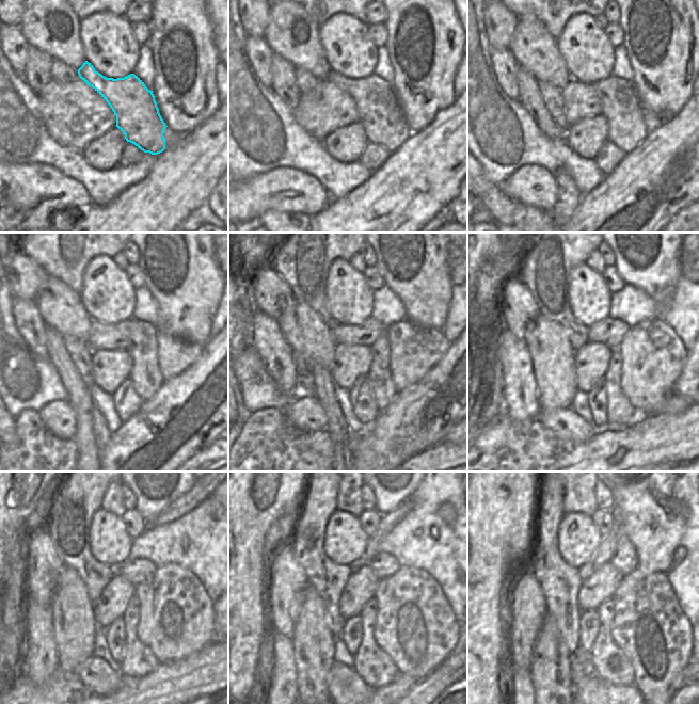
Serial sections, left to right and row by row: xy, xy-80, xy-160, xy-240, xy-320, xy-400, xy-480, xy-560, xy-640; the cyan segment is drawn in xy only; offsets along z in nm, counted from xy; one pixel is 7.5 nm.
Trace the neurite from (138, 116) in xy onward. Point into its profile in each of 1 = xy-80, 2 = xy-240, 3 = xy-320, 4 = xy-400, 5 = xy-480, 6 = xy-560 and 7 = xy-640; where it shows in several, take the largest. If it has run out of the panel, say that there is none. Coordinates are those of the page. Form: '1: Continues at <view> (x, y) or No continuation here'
1: Continues at xy-80 (379, 112)
2: Continues at xy-240 (145, 376)
3: Continues at xy-320 (383, 388)
4: Continues at xy-400 (620, 412)
5: Continues at xy-480 (139, 660)
6: Continues at xy-560 (377, 670)
7: Continues at xy-640 (610, 664)

